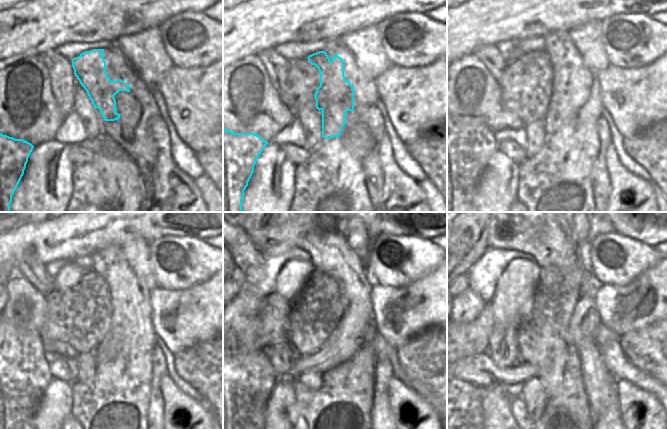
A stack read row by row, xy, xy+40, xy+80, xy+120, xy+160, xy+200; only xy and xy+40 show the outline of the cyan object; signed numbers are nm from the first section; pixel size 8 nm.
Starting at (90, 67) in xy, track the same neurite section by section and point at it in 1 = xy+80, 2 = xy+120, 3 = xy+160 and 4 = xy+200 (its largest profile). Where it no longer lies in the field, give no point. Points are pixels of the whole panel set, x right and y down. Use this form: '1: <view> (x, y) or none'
1: xy+80 (563, 108)
2: xy+120 (118, 335)
3: xy+160 (243, 383)
4: xy+200 (467, 379)

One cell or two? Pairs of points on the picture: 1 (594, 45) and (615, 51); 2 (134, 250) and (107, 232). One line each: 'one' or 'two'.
1: two
2: two

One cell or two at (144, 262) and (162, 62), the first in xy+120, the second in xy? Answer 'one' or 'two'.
one

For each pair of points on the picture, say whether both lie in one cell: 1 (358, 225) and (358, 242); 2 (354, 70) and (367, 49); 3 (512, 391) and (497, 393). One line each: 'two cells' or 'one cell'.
1: one cell
2: two cells
3: two cells

